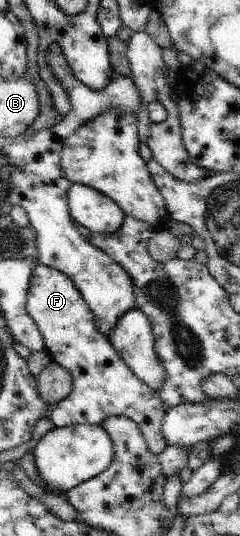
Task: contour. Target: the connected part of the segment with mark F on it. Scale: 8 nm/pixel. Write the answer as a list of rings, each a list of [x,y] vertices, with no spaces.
[[[37,263],[30,277],[27,311],[42,333],[44,349],[50,353],[52,360],[66,368],[73,378],[73,389],[69,395],[48,412],[48,417],[53,420],[55,426],[62,428],[73,424],[100,425],[108,417],[126,417],[134,421],[142,431],[147,442],[147,449],[159,455],[167,447],[166,439],[162,434],[162,423],[170,408],[162,402],[155,390],[152,390],[130,370],[130,367],[114,350],[110,340],[98,330],[92,311],[84,302],[74,282],[63,272]]]

